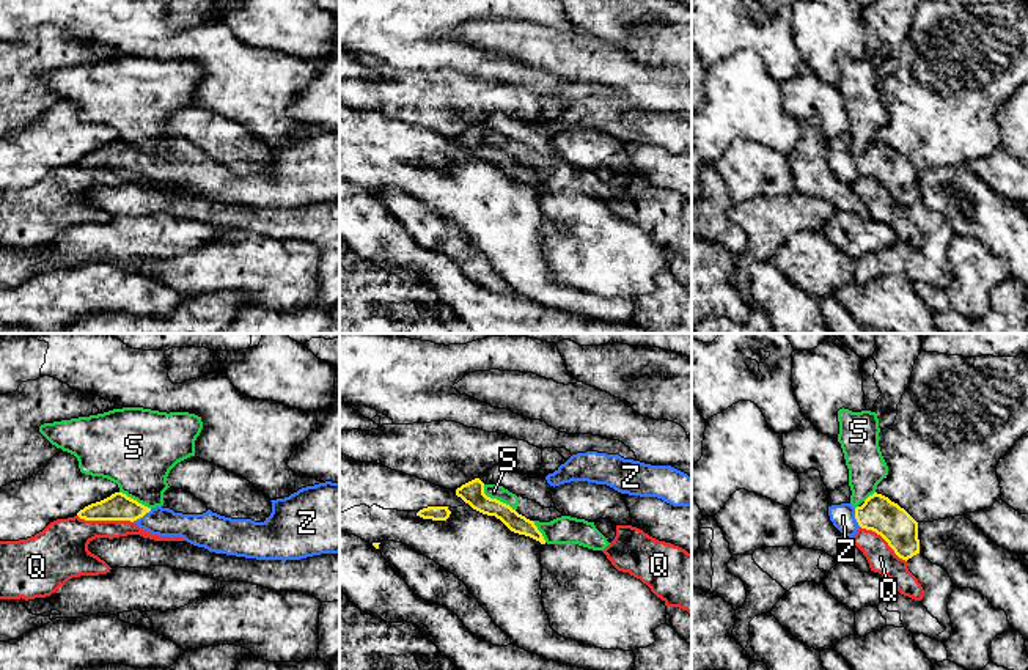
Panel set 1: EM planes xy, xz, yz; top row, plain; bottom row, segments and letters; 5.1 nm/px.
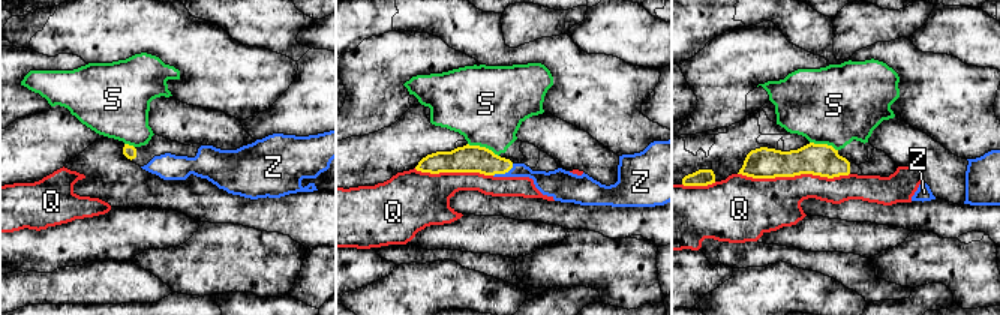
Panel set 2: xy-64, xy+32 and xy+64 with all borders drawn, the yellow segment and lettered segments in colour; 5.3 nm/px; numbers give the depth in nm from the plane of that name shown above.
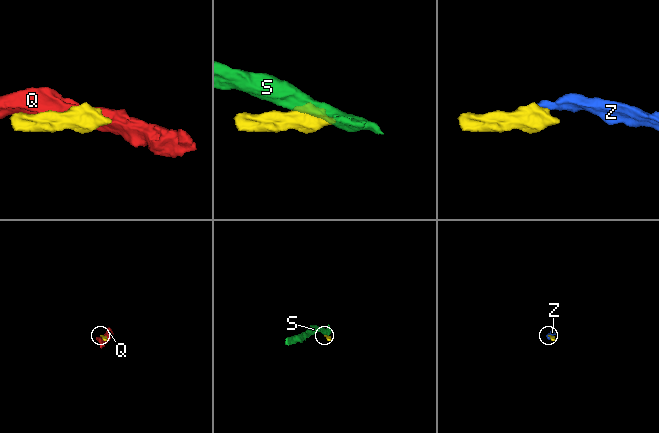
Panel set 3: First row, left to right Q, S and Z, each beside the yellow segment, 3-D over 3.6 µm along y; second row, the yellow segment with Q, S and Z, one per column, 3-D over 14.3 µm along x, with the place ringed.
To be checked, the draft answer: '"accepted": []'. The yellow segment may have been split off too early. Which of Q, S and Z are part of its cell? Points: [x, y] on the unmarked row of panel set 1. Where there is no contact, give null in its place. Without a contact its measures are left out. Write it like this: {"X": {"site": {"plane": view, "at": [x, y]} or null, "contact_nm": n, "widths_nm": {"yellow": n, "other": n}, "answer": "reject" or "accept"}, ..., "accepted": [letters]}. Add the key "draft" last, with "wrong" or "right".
{"Q": {"site": {"plane": "xy", "at": [106, 167]}, "contact_nm": 300, "widths_nm": {"yellow": 140, "other": 240}, "answer": "reject"}, "S": {"site": {"plane": "xz", "at": [495, 147]}, "contact_nm": 220, "widths_nm": {"yellow": 120, "other": 80}, "answer": "reject"}, "Z": {"site": {"plane": "xy", "at": [142, 164]}, "contact_nm": 120, "widths_nm": {"yellow": 140, "other": 140}, "answer": "accept"}, "accepted": ["Z"], "draft": "wrong"}

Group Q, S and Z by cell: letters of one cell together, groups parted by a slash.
Q / S / Z

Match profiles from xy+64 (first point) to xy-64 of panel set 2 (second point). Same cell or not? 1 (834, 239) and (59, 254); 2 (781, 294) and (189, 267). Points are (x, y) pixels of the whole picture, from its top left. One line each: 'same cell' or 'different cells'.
1: same cell
2: different cells

